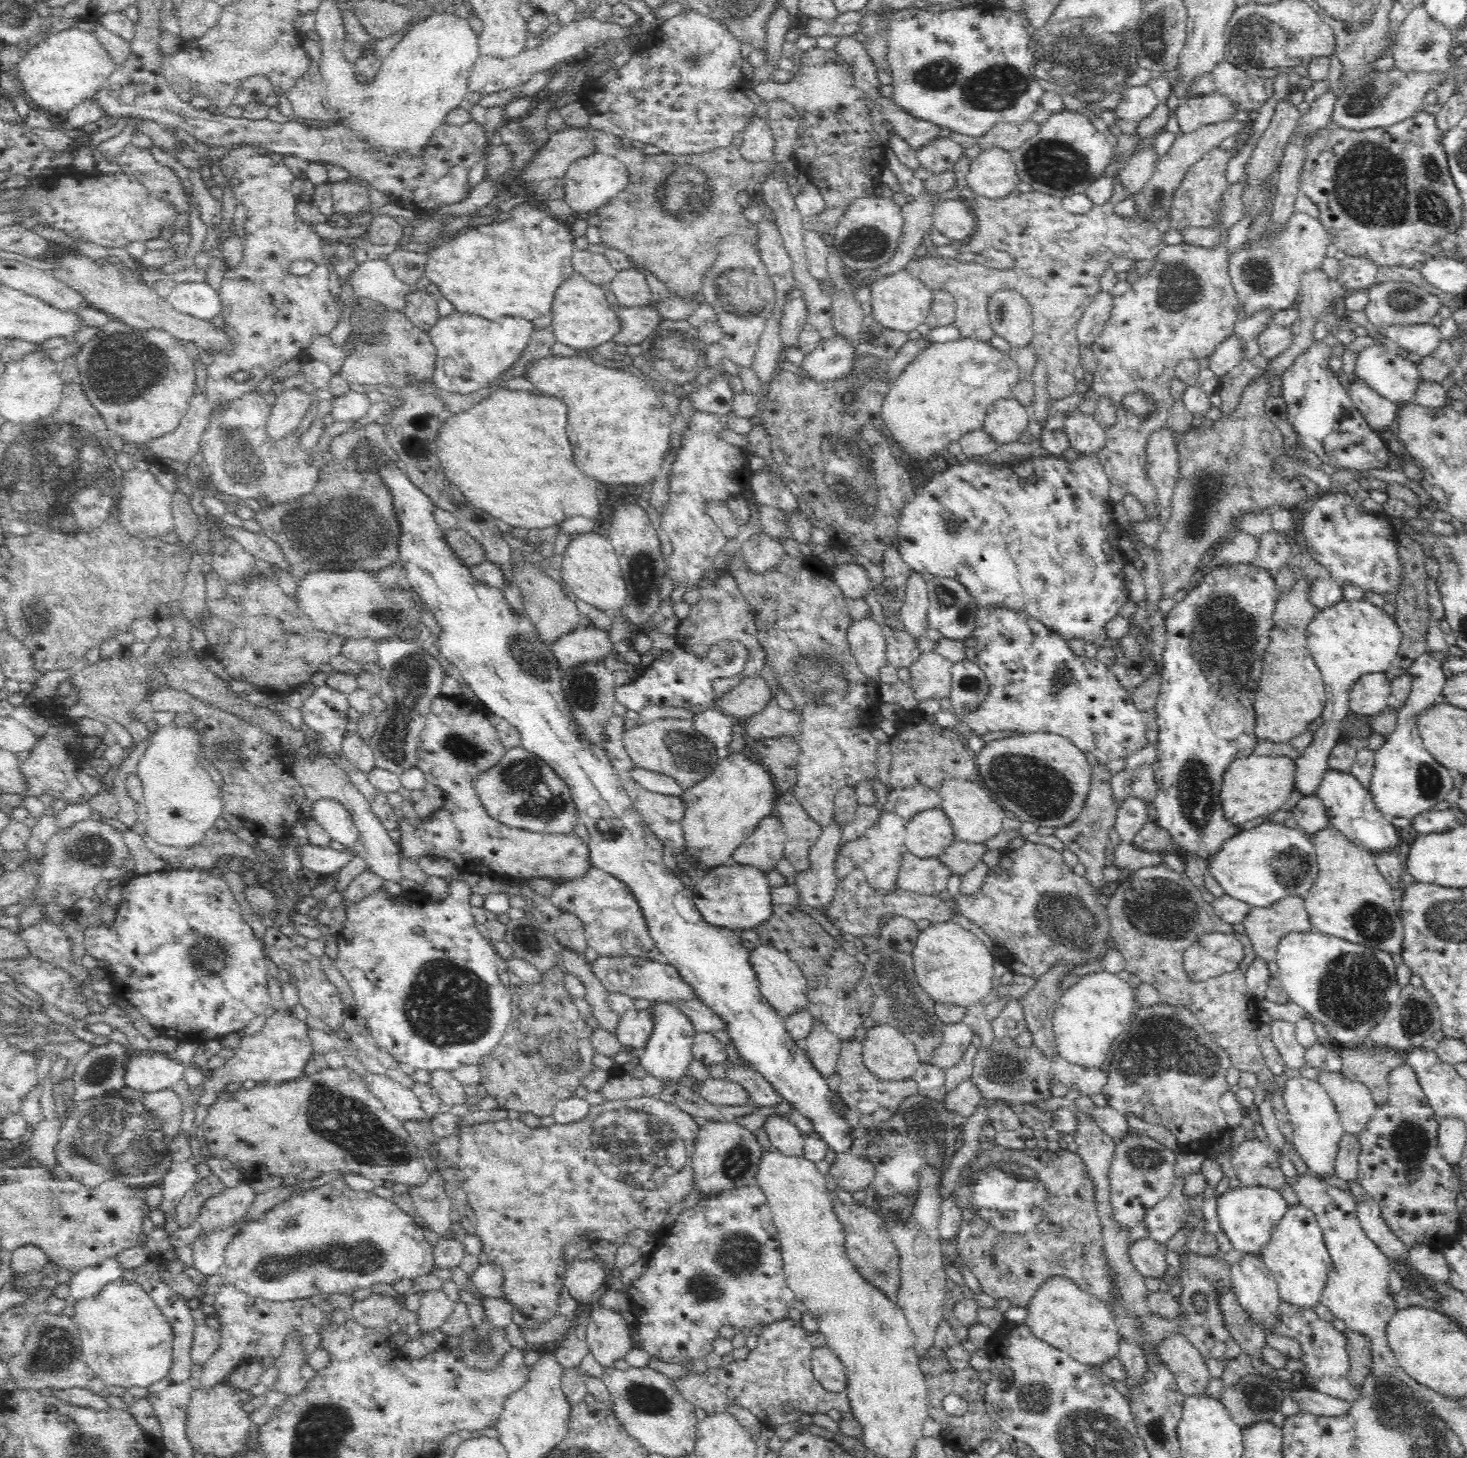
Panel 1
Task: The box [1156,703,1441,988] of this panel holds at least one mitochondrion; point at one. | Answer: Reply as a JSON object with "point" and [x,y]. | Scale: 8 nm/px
{"point":[1195,794]}

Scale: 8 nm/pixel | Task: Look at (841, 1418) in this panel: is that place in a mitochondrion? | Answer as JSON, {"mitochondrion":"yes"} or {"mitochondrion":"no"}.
{"mitochondrion":"no"}

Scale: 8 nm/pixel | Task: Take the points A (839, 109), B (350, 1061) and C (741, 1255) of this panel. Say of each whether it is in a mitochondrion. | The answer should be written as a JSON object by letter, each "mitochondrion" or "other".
{"A":"other","B":"other","C":"mitochondrion"}

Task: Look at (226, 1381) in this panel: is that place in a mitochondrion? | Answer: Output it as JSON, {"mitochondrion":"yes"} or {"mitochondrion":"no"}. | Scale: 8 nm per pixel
{"mitochondrion":"no"}

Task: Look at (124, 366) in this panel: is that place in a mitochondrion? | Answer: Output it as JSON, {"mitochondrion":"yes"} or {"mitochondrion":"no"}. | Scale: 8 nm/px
{"mitochondrion":"yes"}

